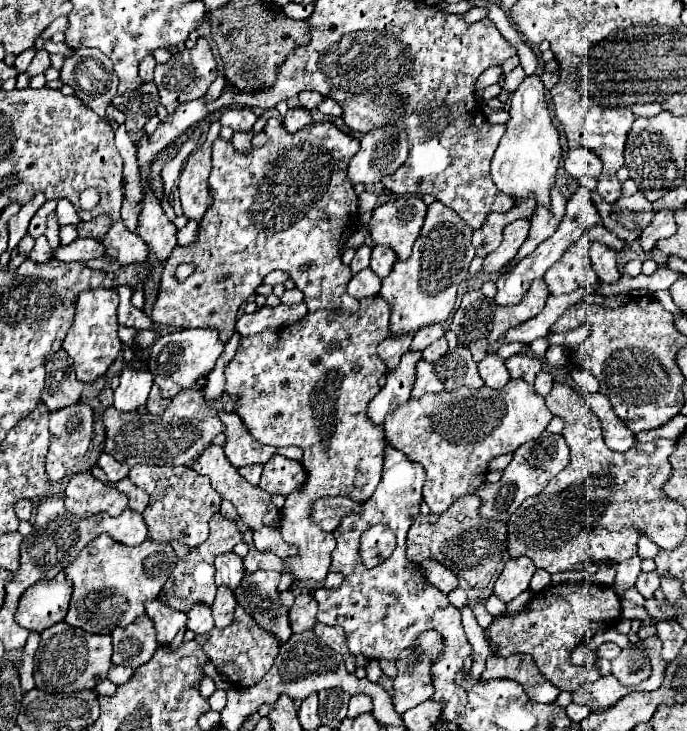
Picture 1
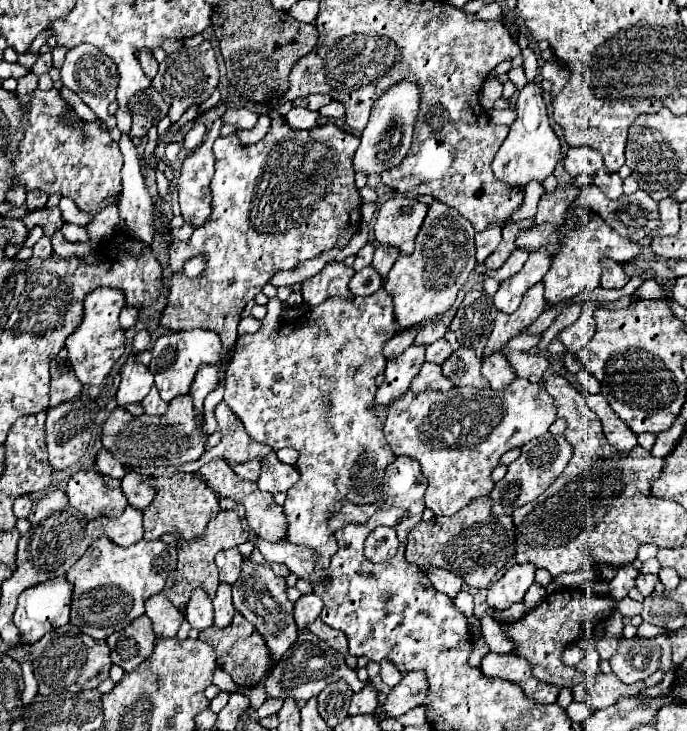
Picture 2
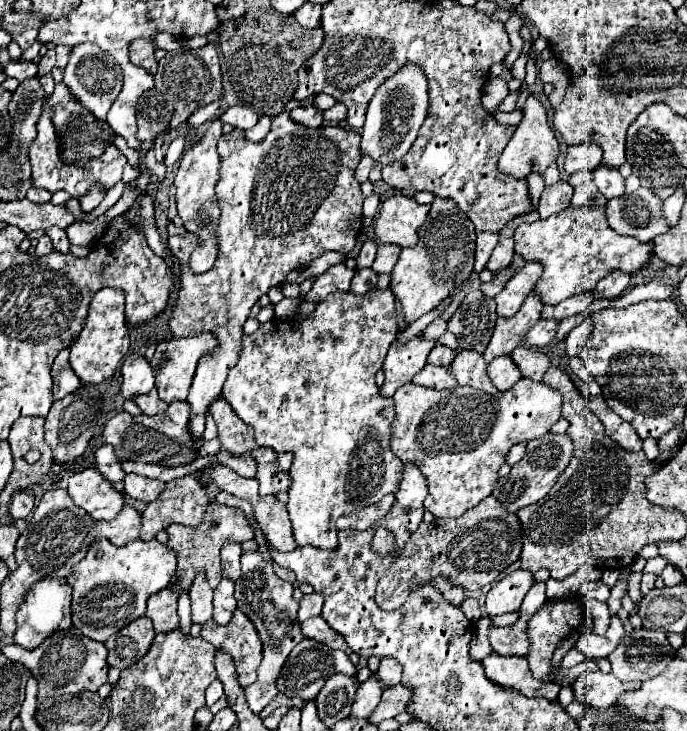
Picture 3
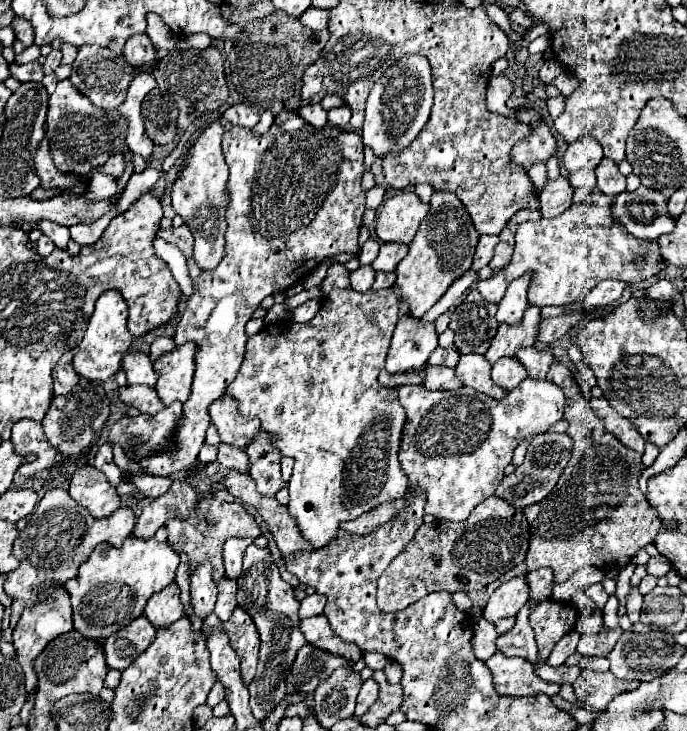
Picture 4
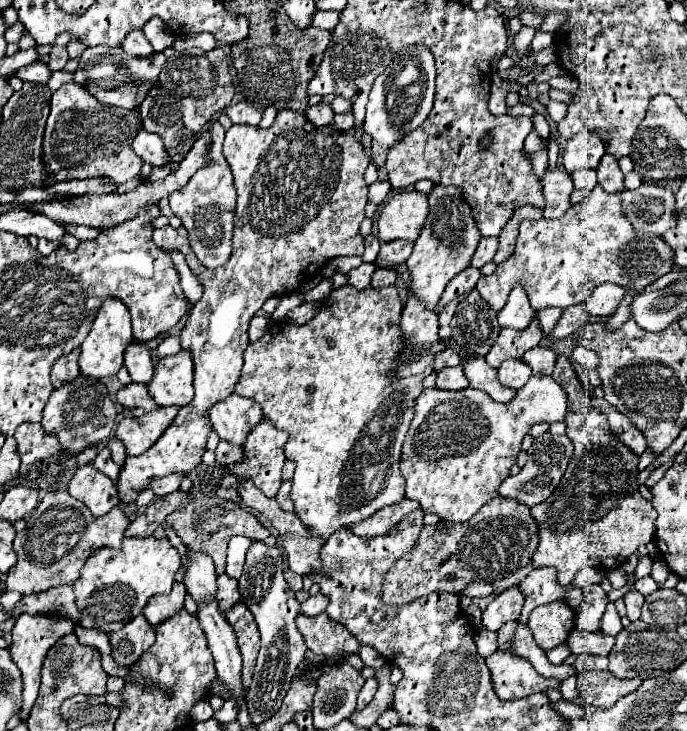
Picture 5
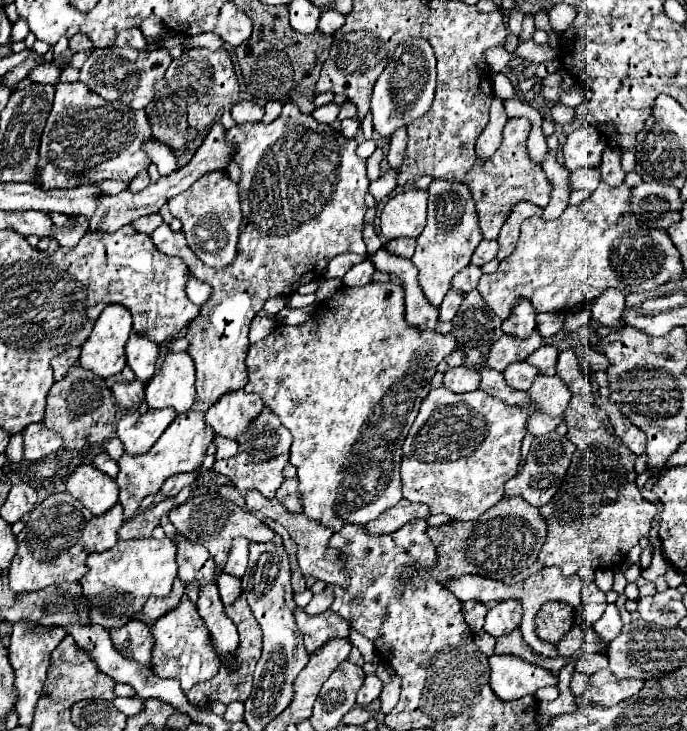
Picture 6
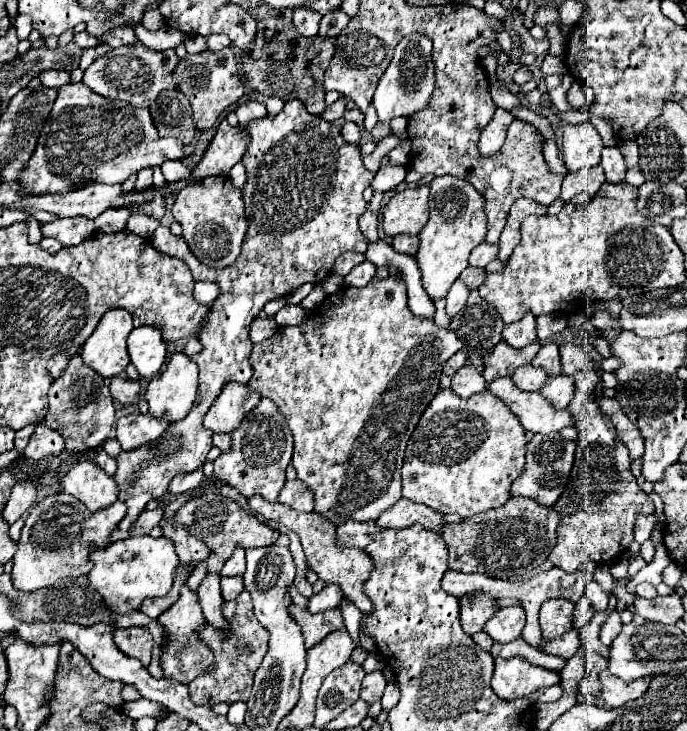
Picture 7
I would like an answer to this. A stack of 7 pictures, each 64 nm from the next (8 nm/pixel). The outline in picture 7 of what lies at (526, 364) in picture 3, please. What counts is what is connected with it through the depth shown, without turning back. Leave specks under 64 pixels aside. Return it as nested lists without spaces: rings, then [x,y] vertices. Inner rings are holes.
[[[550,342],[544,344],[538,352],[538,356],[532,360],[534,366],[542,366],[548,370],[550,376],[558,376],[562,374],[562,364],[560,364],[560,352],[558,352],[558,344]]]

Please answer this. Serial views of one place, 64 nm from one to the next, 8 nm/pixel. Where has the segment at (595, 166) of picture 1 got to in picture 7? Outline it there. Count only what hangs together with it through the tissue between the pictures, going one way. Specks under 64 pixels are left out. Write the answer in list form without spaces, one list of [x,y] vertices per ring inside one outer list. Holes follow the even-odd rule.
[[[590,122],[562,124],[562,132],[562,158],[570,172],[578,172],[580,168],[600,164],[600,152],[604,144]]]

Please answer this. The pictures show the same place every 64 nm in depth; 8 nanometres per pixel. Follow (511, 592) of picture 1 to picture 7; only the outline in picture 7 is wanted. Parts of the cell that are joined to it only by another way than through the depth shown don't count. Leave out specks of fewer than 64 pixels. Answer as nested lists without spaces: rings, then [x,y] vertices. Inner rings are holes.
[[[512,606],[512,608],[502,608],[488,624],[484,626],[484,632],[492,636],[494,642],[512,642],[522,636],[522,628],[526,624],[524,608]]]

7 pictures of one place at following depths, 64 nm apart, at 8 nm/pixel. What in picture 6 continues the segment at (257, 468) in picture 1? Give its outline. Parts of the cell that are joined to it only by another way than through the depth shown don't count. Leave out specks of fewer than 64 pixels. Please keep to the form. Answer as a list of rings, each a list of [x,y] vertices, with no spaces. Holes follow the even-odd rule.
[[[216,436],[214,438],[214,444],[218,448],[216,452],[216,458],[228,458],[228,456],[234,456],[238,452],[238,444],[236,440],[230,440],[230,438],[222,438],[222,436]]]

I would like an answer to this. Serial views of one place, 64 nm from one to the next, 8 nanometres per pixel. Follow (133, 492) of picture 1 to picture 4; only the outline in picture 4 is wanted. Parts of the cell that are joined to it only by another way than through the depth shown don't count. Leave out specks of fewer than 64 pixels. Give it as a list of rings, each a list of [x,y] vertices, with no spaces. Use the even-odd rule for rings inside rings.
[[[138,474],[138,476],[132,476],[130,482],[142,490],[150,500],[162,496],[168,492],[168,488],[172,486],[172,478],[160,478],[160,476],[148,476],[148,474]]]

